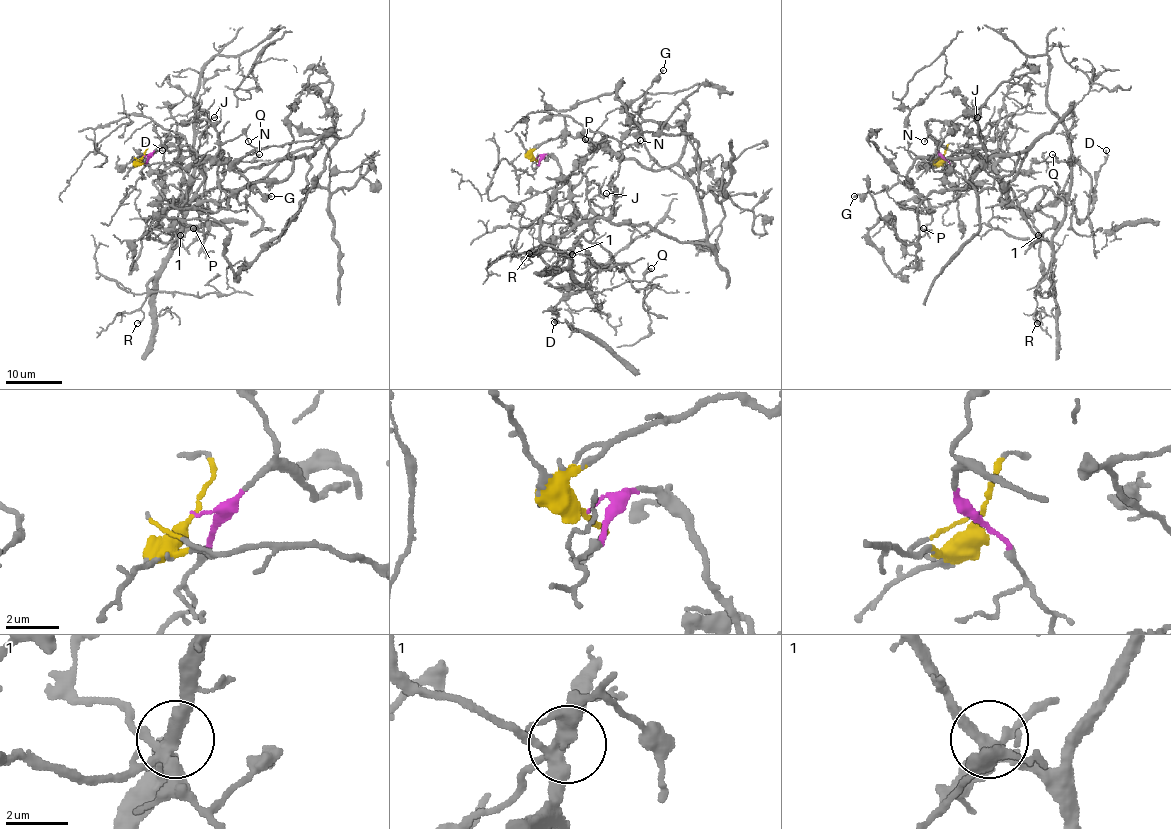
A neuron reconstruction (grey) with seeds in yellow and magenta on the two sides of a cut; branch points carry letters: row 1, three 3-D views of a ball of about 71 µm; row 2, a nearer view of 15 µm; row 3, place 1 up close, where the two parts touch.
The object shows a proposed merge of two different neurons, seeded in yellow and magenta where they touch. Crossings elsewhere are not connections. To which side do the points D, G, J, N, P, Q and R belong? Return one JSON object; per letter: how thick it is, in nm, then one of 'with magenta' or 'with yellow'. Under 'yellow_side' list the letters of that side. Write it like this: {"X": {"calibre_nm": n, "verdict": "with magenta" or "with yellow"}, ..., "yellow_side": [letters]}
{"D": {"calibre_nm": 110, "verdict": "with yellow"}, "G": {"calibre_nm": 190, "verdict": "with yellow"}, "J": {"calibre_nm": 120, "verdict": "with magenta"}, "N": {"calibre_nm": 110, "verdict": "with yellow"}, "P": {"calibre_nm": 110, "verdict": "with yellow"}, "Q": {"calibre_nm": 130, "verdict": "with magenta"}, "R": {"calibre_nm": 120, "verdict": "with magenta"}, "yellow_side": ["D", "G", "N", "P"]}

